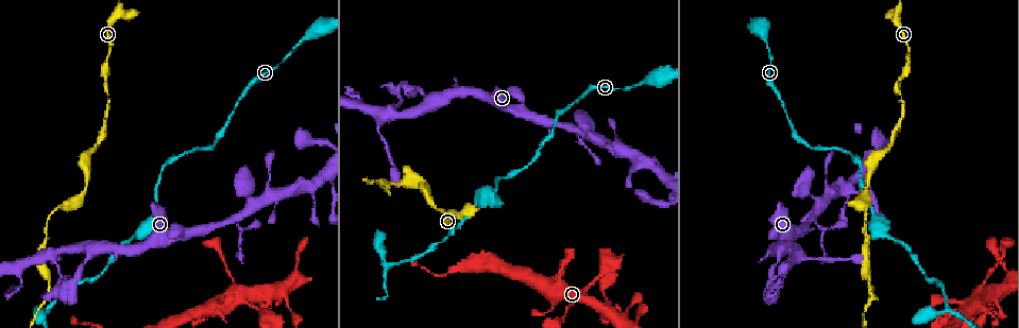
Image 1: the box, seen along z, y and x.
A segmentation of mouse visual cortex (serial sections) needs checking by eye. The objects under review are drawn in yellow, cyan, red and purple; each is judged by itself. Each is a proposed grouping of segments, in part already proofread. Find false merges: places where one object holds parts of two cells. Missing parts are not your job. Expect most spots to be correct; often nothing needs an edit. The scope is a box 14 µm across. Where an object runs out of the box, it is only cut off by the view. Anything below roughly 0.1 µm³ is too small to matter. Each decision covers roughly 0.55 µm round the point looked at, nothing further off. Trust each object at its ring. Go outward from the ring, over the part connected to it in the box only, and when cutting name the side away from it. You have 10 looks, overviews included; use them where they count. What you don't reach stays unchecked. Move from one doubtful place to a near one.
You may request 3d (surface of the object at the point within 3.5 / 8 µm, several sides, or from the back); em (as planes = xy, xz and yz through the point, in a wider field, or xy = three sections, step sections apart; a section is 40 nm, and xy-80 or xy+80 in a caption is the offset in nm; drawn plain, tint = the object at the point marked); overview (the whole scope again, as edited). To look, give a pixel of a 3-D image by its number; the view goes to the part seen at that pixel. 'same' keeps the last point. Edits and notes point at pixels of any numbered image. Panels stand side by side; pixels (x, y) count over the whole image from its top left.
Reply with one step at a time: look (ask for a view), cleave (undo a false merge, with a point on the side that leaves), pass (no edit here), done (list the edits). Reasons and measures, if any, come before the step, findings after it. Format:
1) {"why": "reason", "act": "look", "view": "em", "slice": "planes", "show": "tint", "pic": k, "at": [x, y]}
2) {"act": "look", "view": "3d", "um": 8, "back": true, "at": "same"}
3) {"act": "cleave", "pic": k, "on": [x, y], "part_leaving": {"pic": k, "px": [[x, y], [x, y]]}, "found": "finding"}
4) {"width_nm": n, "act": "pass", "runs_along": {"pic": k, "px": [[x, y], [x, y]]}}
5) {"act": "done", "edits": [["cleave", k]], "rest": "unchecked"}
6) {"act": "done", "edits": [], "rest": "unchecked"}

{"why": "thin neck", "act": "look", "view": "3d", "um": 3.5, "pic": 1, "at": [181, 236]}

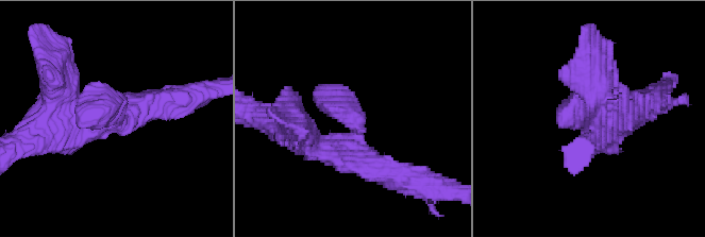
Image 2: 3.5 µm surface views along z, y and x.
{"why": "now the EM", "act": "look", "view": "em", "slice": "xy", "step": 3, "show": "tint", "pic": 2, "at": [117, 122]}

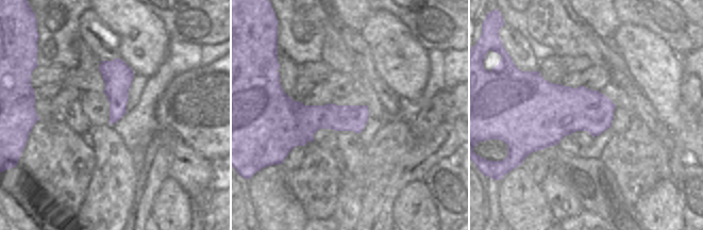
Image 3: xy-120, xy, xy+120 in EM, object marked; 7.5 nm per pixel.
{"act": "pass", "runs_along": {"pic": 2, "px": [[609, 108], [563, 125]]}, "found": "all the same cell"}

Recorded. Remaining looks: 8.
{"act": "look", "view": "3d", "um": 3.5, "pic": 1, "at": [770, 282]}

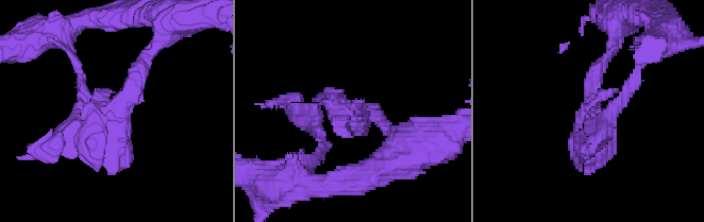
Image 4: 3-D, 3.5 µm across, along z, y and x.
{"why": "need the tissue", "act": "look", "view": "em", "slice": "xy", "step": 2, "show": "tint", "pic": 4, "at": [592, 111]}

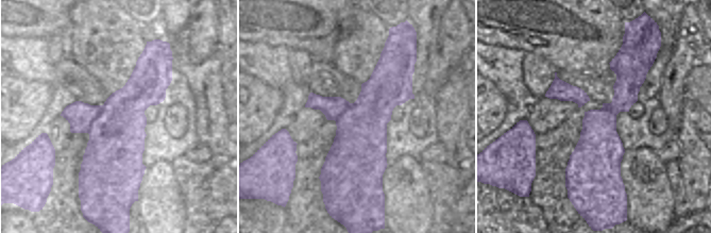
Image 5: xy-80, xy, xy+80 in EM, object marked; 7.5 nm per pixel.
{"act": "pass", "found": "continuous, no second cell"}

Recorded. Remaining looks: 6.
{"why": "thin arm on a thick one", "act": "look", "view": "3d", "um": 3.5, "pic": 1, "at": [384, 116]}

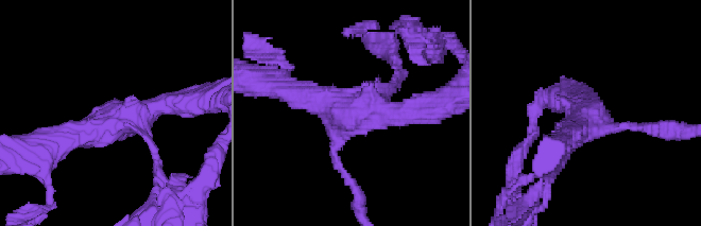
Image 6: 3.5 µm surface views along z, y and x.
{"act": "look", "view": "em", "slice": "xy", "step": 3, "show": "tint", "pic": 6, "at": [111, 116]}

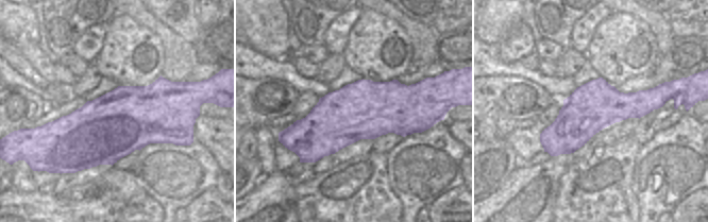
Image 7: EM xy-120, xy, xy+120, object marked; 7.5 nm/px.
{"act": "pass", "runs_along": {"pic": 7, "px": [[660, 100], [594, 105], [542, 139]]}, "found": "continuous, no second cell"}

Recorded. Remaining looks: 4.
{"why": "calibre changes", "act": "look", "view": "3d", "um": 3.5, "pic": 1, "at": [869, 280]}

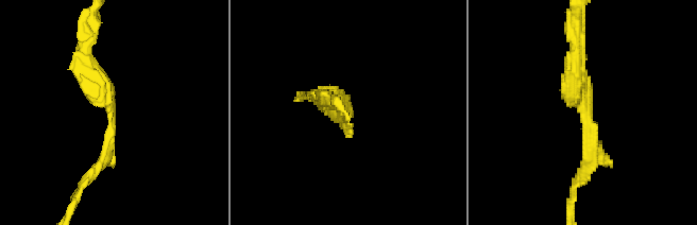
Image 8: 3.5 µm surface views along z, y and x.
{"arm_widths_nm": [200, 300], "act": "look", "view": "em", "slice": "xy", "step": 1, "show": "tint", "pic": 8, "at": [109, 107]}

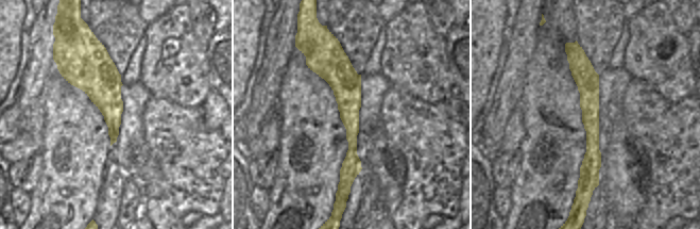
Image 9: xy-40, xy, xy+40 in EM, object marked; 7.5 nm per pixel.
{"act": "pass", "runs_along": {"pic": 8, "px": [[86, 48], [113, 117], [97, 169]]}, "found": "all the same cell"}

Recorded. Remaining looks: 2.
{"act": "done", "edits": [], "rest": "unchecked"}

